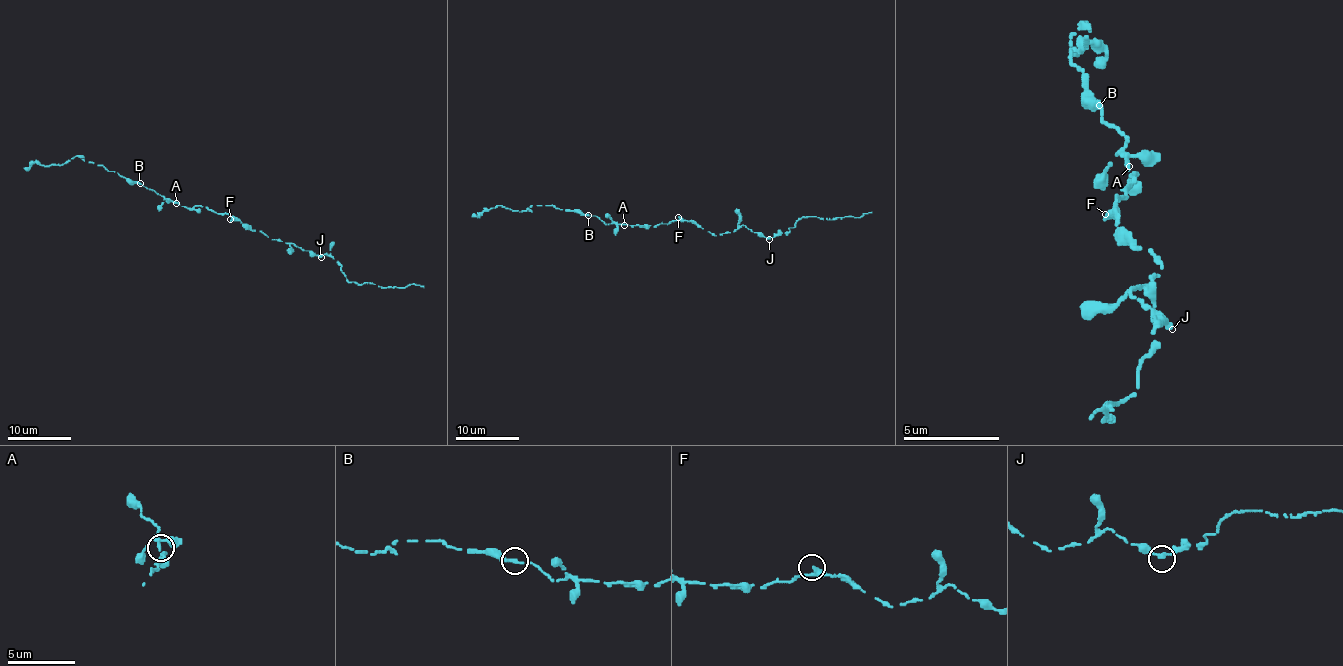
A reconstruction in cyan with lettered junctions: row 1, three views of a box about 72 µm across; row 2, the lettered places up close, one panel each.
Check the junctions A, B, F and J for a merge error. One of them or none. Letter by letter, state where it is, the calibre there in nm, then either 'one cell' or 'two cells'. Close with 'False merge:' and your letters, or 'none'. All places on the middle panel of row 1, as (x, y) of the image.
A: (624, 225) | 240 nm | one cell
B: (588, 215) | 260 nm | one cell
F: (678, 217) | 320 nm | one cell
J: (769, 239) | 240 nm | one cell
False merge: none

